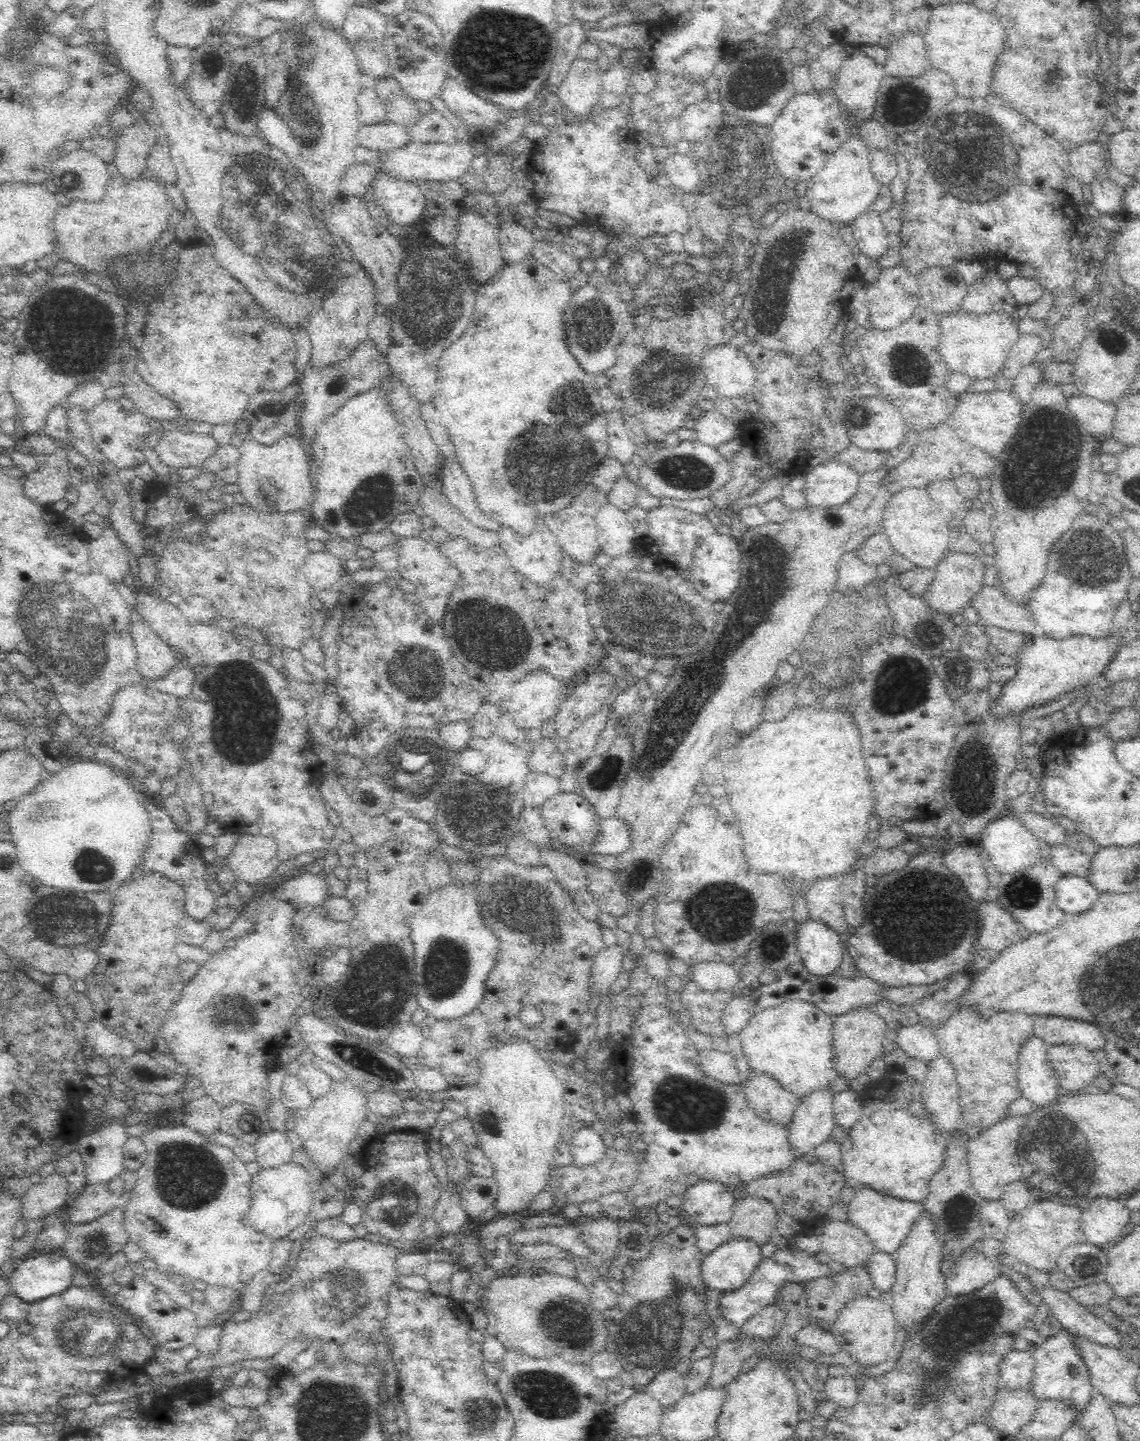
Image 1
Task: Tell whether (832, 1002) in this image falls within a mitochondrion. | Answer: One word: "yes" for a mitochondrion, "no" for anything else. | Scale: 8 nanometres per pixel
no

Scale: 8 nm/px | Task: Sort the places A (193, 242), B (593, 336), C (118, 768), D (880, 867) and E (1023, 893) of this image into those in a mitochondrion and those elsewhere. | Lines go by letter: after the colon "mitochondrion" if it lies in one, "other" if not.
A: other
B: mitochondrion
C: other
D: other
E: mitochondrion

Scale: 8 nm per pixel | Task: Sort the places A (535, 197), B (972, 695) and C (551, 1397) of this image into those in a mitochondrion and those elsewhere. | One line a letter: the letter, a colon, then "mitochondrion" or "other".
A: other
B: other
C: mitochondrion

